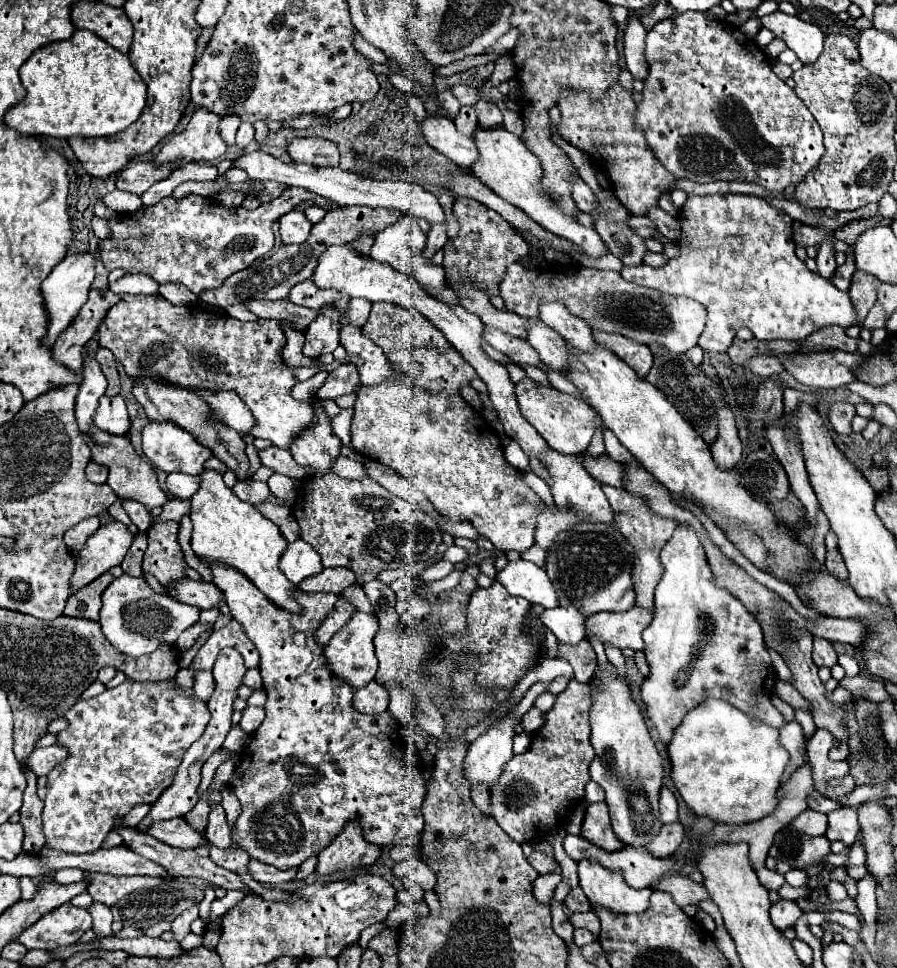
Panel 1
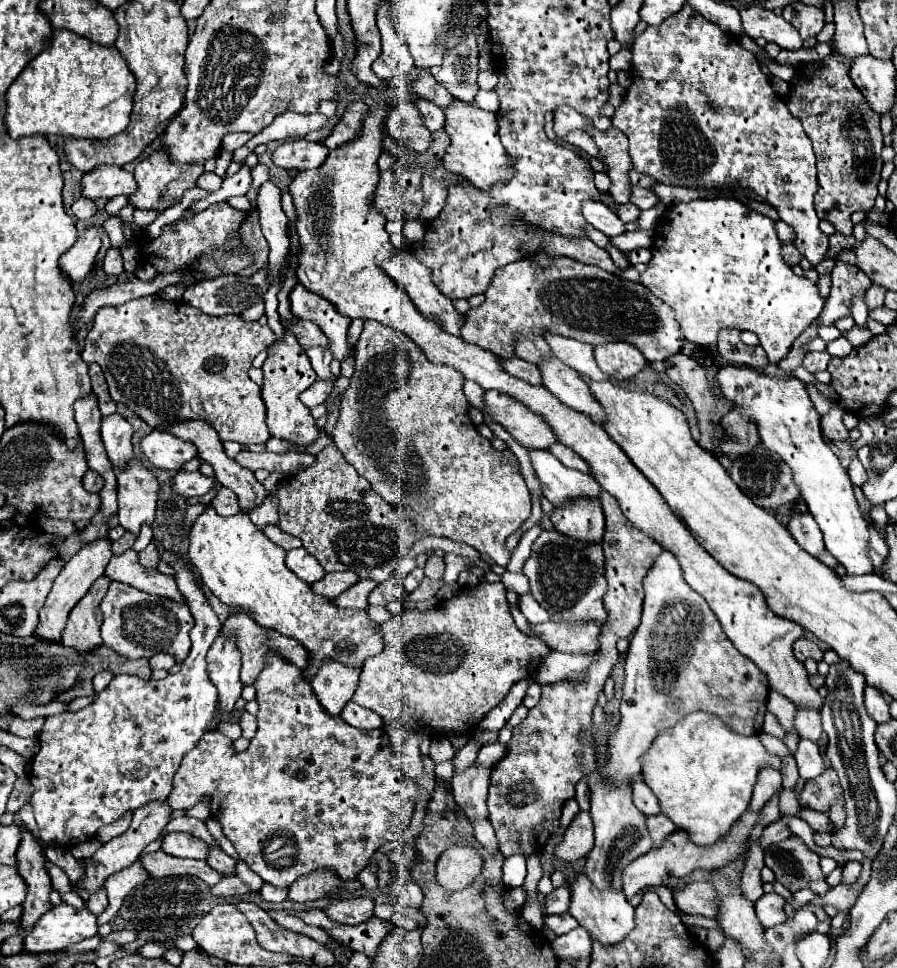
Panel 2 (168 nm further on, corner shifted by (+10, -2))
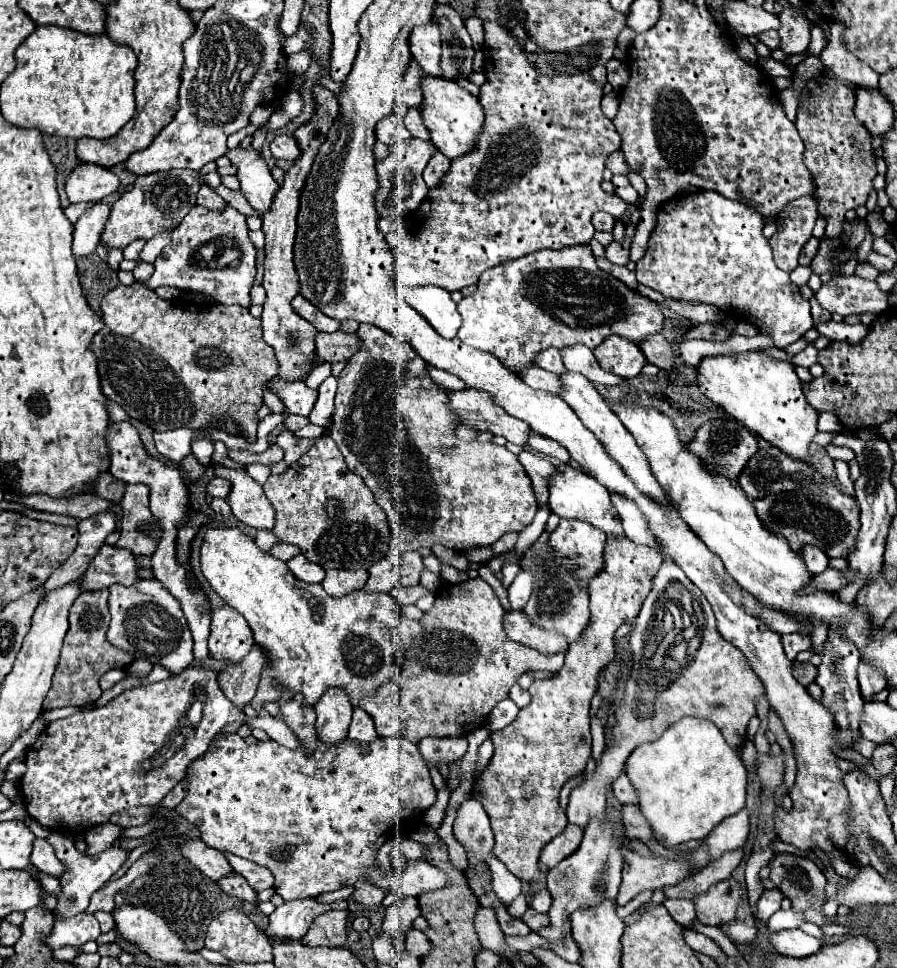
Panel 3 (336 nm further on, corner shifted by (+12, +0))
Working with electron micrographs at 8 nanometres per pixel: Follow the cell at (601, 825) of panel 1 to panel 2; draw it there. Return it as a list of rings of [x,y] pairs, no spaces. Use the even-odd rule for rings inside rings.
[[[580,812],[564,832],[562,842],[554,848],[554,856],[564,862],[572,862],[584,858],[592,846],[594,846],[594,828],[590,822],[590,814]]]

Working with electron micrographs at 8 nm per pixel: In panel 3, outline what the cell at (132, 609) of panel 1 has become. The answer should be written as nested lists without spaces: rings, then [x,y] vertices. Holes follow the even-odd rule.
[[[152,578],[152,580],[140,580],[138,584],[128,586],[128,588],[126,586],[120,586],[120,584],[114,584],[110,588],[108,610],[110,610],[112,620],[110,620],[106,638],[116,648],[126,650],[126,652],[132,652],[134,658],[146,658],[146,660],[150,660],[154,664],[162,664],[172,674],[180,674],[194,660],[194,656],[192,656],[192,634],[188,630],[188,624],[186,624],[182,606],[180,606],[180,602],[156,578]]]

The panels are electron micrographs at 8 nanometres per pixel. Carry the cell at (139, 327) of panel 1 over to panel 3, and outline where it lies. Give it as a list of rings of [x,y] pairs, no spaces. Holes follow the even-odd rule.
[[[130,284],[130,286],[116,286],[112,292],[108,292],[102,298],[100,304],[102,310],[102,320],[104,328],[92,338],[90,350],[98,358],[98,374],[100,374],[100,384],[102,392],[116,404],[120,404],[130,418],[136,418],[156,432],[166,432],[166,430],[176,430],[176,428],[210,428],[216,424],[216,428],[226,430],[226,418],[230,418],[236,424],[236,434],[248,442],[256,442],[256,430],[258,430],[258,408],[262,404],[262,386],[266,380],[272,380],[276,376],[276,358],[272,348],[264,342],[262,338],[262,328],[260,328],[260,318],[254,318],[248,308],[240,306],[222,306],[222,304],[206,304],[204,308],[200,304],[194,304],[190,300],[178,298],[178,300],[162,300],[154,294],[154,290],[146,288],[144,284]]]

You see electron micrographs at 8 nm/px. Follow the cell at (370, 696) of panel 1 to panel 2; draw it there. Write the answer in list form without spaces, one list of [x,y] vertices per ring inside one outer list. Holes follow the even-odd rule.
[[[352,700],[348,702],[346,710],[342,710],[340,718],[344,722],[348,722],[350,726],[360,728],[360,730],[374,730],[374,728],[380,728],[382,726],[382,720],[372,710],[366,710],[366,708],[354,704]]]

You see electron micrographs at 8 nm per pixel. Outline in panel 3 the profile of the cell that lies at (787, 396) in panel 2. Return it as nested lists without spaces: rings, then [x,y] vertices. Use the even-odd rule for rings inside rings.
[[[762,352],[704,358],[698,364],[698,386],[706,398],[722,406],[752,434],[780,448],[792,460],[812,464],[810,444],[818,432],[818,412],[806,402],[802,382],[790,362],[770,358]]]

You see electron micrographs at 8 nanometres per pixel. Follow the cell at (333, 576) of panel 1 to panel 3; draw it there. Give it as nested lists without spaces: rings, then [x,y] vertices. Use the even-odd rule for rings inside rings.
[[[328,570],[322,588],[330,596],[344,596],[352,590],[360,590],[368,580],[366,570]]]

